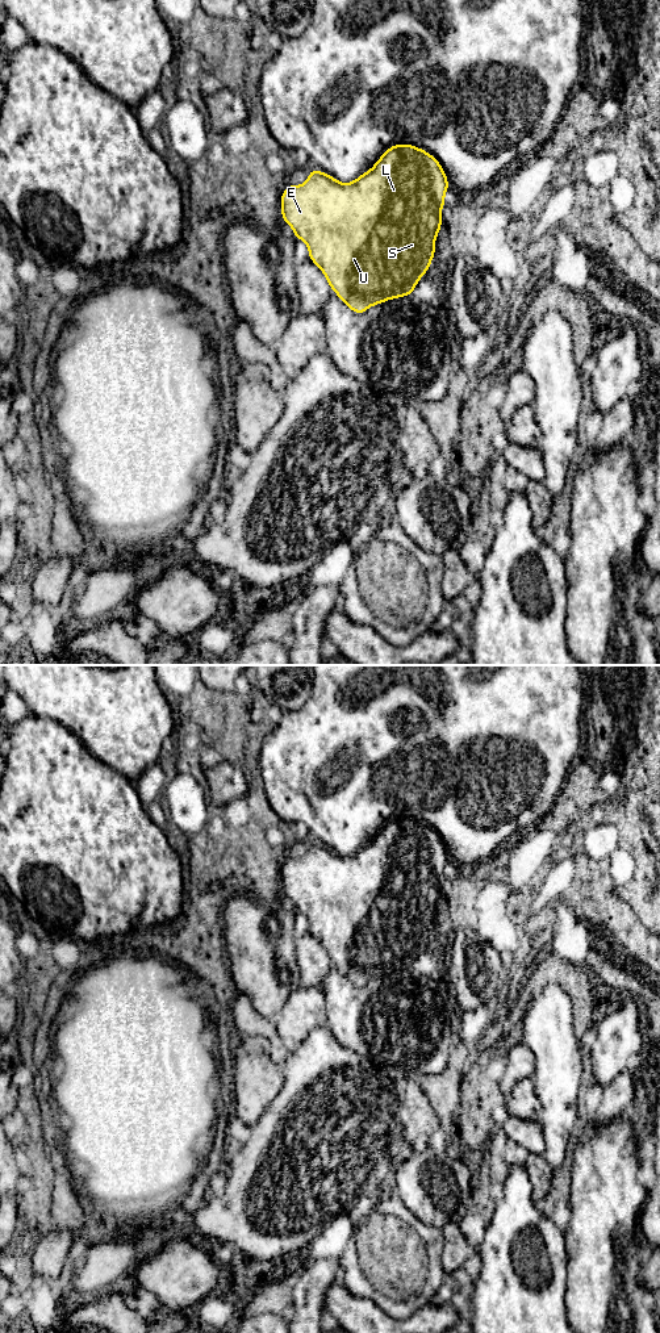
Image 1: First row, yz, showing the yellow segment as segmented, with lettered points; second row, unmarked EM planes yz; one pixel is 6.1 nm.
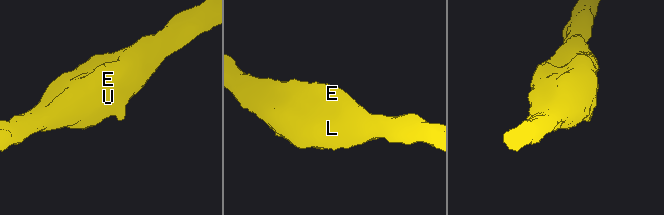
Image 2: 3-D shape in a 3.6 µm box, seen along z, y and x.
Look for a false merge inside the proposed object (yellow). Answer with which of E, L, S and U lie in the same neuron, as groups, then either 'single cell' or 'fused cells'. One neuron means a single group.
E L S U; single cell

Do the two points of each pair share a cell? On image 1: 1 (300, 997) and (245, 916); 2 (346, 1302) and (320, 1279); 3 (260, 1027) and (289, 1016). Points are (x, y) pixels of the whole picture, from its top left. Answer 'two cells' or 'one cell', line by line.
1: two cells
2: two cells
3: two cells

